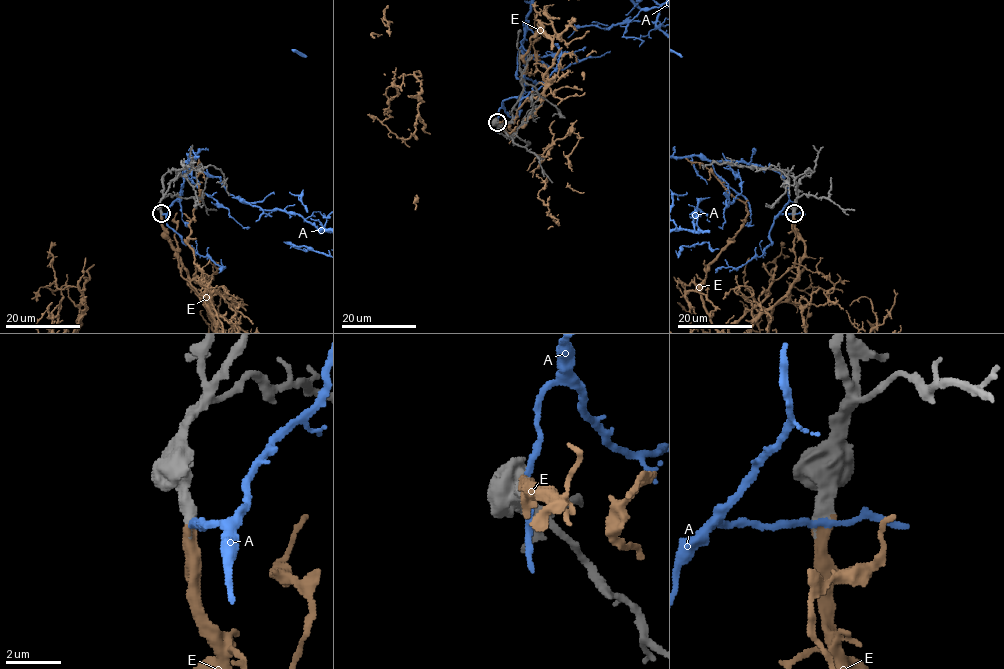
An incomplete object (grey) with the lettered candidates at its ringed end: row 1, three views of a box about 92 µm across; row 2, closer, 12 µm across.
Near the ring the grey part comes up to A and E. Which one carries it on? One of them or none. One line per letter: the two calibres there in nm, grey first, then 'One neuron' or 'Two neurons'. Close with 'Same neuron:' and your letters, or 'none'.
A: Thickness 500 nm (grey) against 200 nm. Two neurons
E: Thickness 500 nm (grey) against 480 nm. One neuron
Same neuron: E

